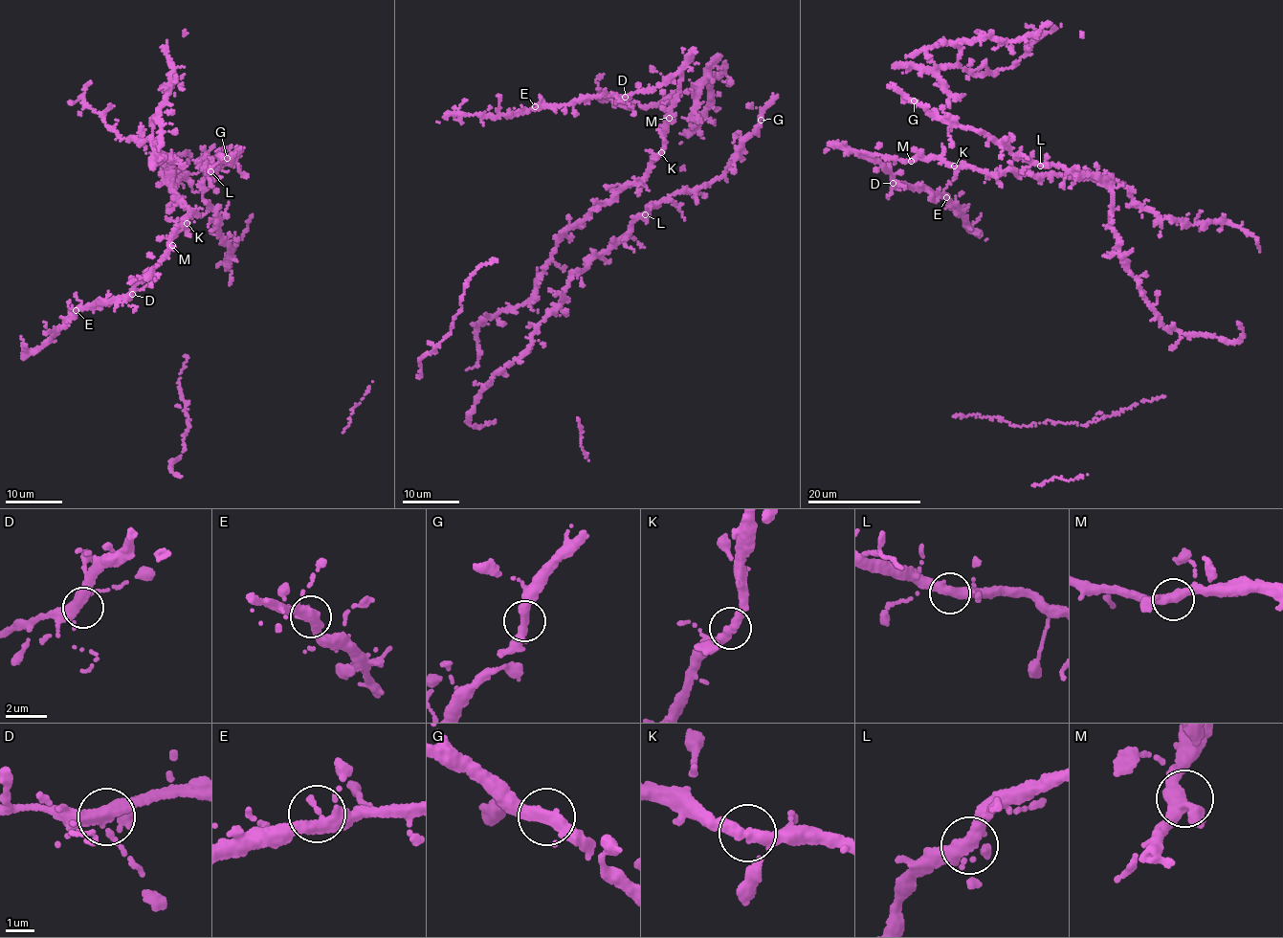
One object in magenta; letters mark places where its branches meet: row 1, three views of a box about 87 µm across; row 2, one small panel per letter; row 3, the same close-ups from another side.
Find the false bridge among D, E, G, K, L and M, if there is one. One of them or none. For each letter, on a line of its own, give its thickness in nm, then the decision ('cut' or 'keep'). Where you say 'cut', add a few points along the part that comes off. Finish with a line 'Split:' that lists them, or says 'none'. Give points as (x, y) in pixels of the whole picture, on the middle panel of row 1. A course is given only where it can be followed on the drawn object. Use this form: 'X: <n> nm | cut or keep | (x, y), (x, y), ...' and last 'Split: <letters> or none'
D: 360 nm | keep
E: 320 nm | keep
G: 320 nm | keep
K: 320 nm | keep
L: 340 nm | keep
M: 320 nm | keep
Split: none

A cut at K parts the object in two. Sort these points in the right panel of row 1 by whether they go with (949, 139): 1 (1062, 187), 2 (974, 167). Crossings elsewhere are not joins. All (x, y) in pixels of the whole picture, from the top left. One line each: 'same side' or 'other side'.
1: same side
2: other side

